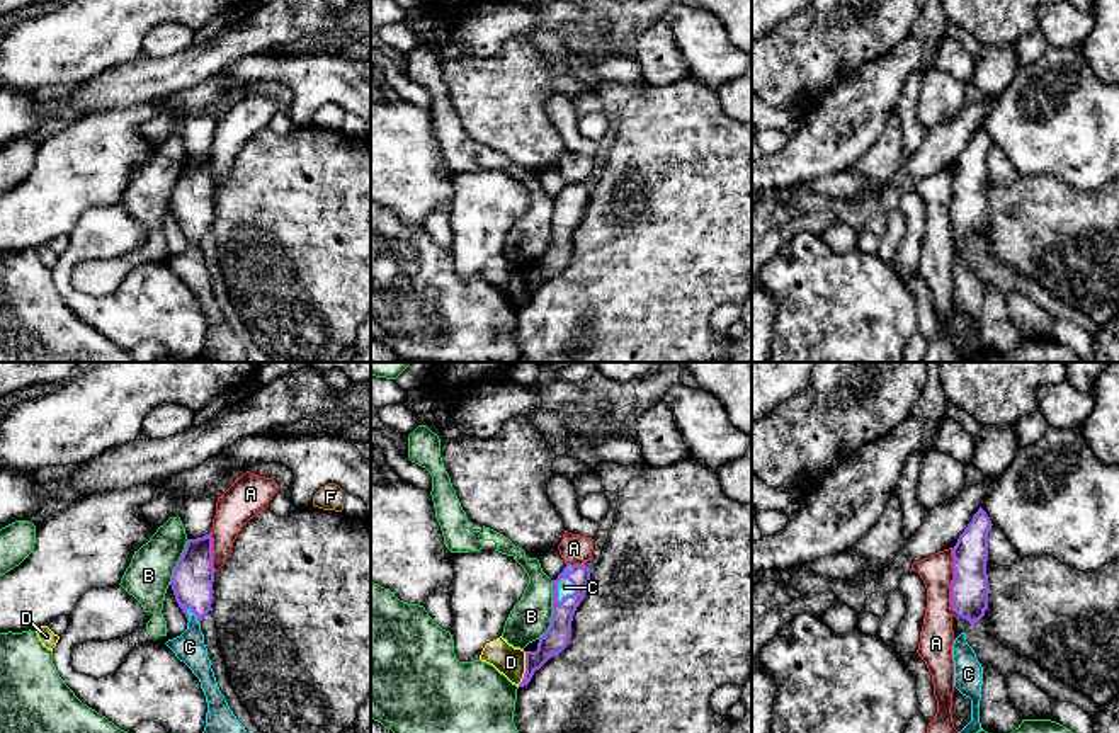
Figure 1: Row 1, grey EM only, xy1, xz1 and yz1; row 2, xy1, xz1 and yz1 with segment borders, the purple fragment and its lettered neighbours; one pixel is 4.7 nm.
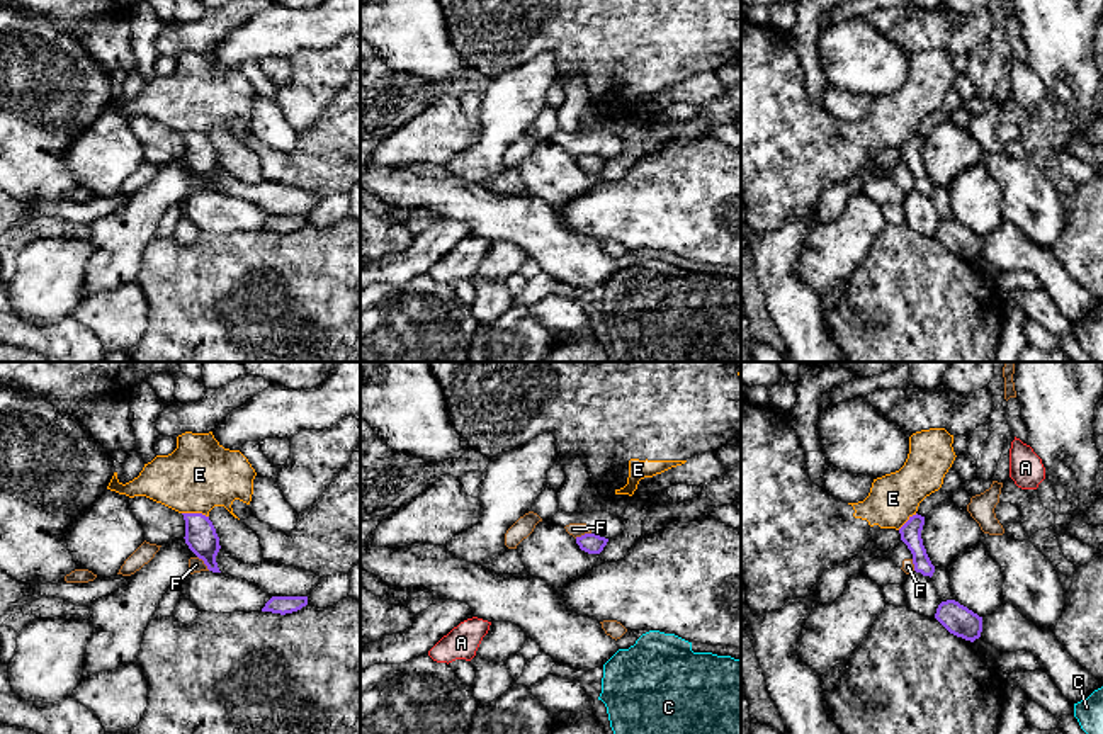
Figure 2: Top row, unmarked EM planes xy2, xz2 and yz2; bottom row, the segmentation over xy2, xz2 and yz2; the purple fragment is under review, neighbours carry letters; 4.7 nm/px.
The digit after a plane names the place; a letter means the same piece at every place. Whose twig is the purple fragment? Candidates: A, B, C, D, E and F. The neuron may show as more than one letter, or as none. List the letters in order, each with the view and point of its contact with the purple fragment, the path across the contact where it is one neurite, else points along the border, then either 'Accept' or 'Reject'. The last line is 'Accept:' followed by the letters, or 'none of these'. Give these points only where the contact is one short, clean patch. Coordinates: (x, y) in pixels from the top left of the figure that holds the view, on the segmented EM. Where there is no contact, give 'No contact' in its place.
A: Touches purple at yz1 (953, 580). Reject
B: Touches purple at xz1 (551, 607). Reject
C: Touches purple at xz1 (556, 589). Path across: xz1 (555, 640), (560, 631), (556, 589), (565, 587). Accept
D: Touches purple at xz1 (526, 669). Boundary: xz1 (526, 652), (526, 672), (517, 686). Reject
E: Touches purple at xy2 (196, 513). Reject
F: Touches purple at xy2 (204, 563). Reject
Accept: C

